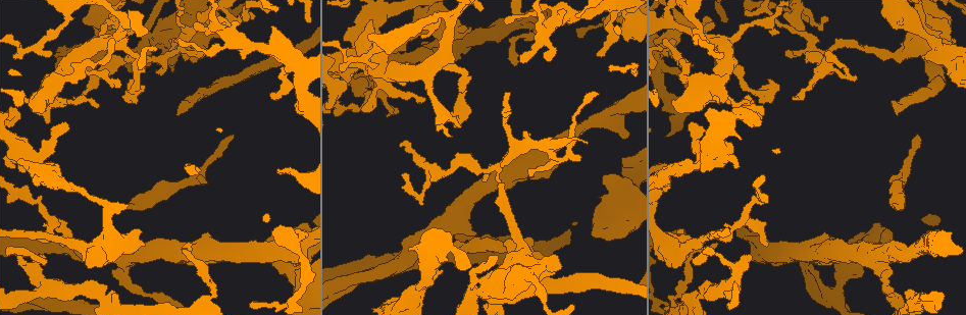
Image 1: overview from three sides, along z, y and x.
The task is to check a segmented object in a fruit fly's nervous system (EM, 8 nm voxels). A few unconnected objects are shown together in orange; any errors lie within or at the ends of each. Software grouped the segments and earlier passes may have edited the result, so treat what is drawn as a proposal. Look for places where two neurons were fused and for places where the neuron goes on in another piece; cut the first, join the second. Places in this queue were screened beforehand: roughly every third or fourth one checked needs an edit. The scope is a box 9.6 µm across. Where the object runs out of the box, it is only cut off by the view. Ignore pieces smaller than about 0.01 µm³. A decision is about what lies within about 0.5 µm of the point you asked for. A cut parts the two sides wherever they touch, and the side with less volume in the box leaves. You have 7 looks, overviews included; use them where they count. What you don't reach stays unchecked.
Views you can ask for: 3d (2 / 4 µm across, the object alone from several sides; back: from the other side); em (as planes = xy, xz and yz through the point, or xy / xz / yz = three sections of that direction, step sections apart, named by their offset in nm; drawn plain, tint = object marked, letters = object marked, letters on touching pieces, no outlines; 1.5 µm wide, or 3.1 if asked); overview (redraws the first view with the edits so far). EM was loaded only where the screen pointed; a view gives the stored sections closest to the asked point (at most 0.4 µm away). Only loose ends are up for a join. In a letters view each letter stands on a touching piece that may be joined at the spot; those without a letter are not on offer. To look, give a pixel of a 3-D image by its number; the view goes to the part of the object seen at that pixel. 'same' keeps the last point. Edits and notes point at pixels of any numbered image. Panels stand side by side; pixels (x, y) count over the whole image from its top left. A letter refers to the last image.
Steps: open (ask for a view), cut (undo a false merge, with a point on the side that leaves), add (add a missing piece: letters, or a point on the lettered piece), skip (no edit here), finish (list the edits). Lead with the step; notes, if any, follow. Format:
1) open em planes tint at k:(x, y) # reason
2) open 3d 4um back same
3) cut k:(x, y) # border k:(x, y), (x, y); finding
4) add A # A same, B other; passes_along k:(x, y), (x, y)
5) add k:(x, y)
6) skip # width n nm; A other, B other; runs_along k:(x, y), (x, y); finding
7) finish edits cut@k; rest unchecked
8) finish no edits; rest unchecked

open em xz step 8 tint at 1:(750, 254) # an open end

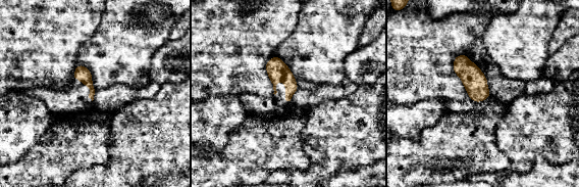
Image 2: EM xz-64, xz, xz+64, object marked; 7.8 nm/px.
open em planes letters same

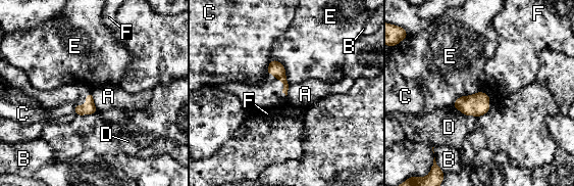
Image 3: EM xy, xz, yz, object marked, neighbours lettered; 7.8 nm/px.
skip # A other, B other, C other, D other, E other, F other; border 3:(270, 59), (282, 65), (290, 85); none of them fits

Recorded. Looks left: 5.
open 3d 4um back at 1:(736, 168) # branch stops here

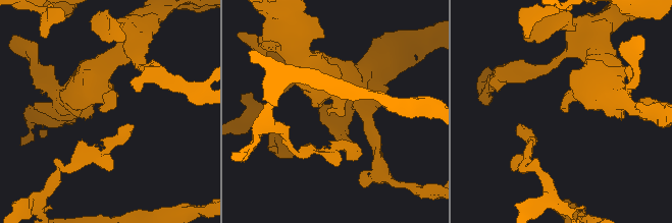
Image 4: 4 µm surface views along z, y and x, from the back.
open em planes plain at 4:(563, 110)

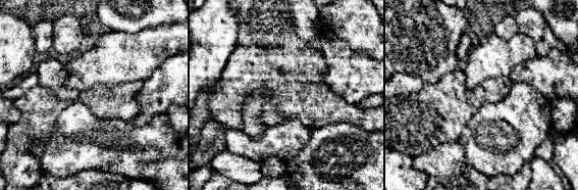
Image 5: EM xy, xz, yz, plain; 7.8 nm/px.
open em planes letters same

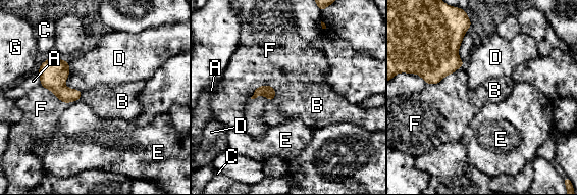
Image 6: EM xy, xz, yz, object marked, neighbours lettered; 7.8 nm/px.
skip # A other, B other, C other, D other, E other, F other, G other; border 6:(67, 60), (64, 84), (82, 92); no lettered piece goes on from it

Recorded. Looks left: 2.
open em planes plain at 1:(798, 94) # an open end

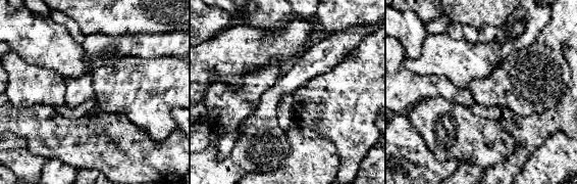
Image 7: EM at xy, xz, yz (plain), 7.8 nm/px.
open em planes letters same # what lies round it

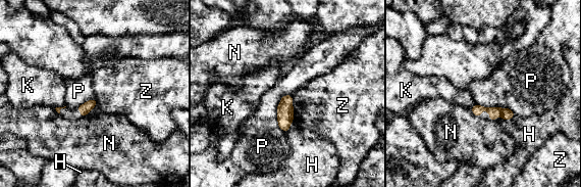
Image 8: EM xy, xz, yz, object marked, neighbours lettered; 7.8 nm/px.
skip # H other, K other, N other, P other, Z other; border 8:(291, 94), (277, 106), (285, 132); none of them fits

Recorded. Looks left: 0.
finish no edits; rest unchecked

